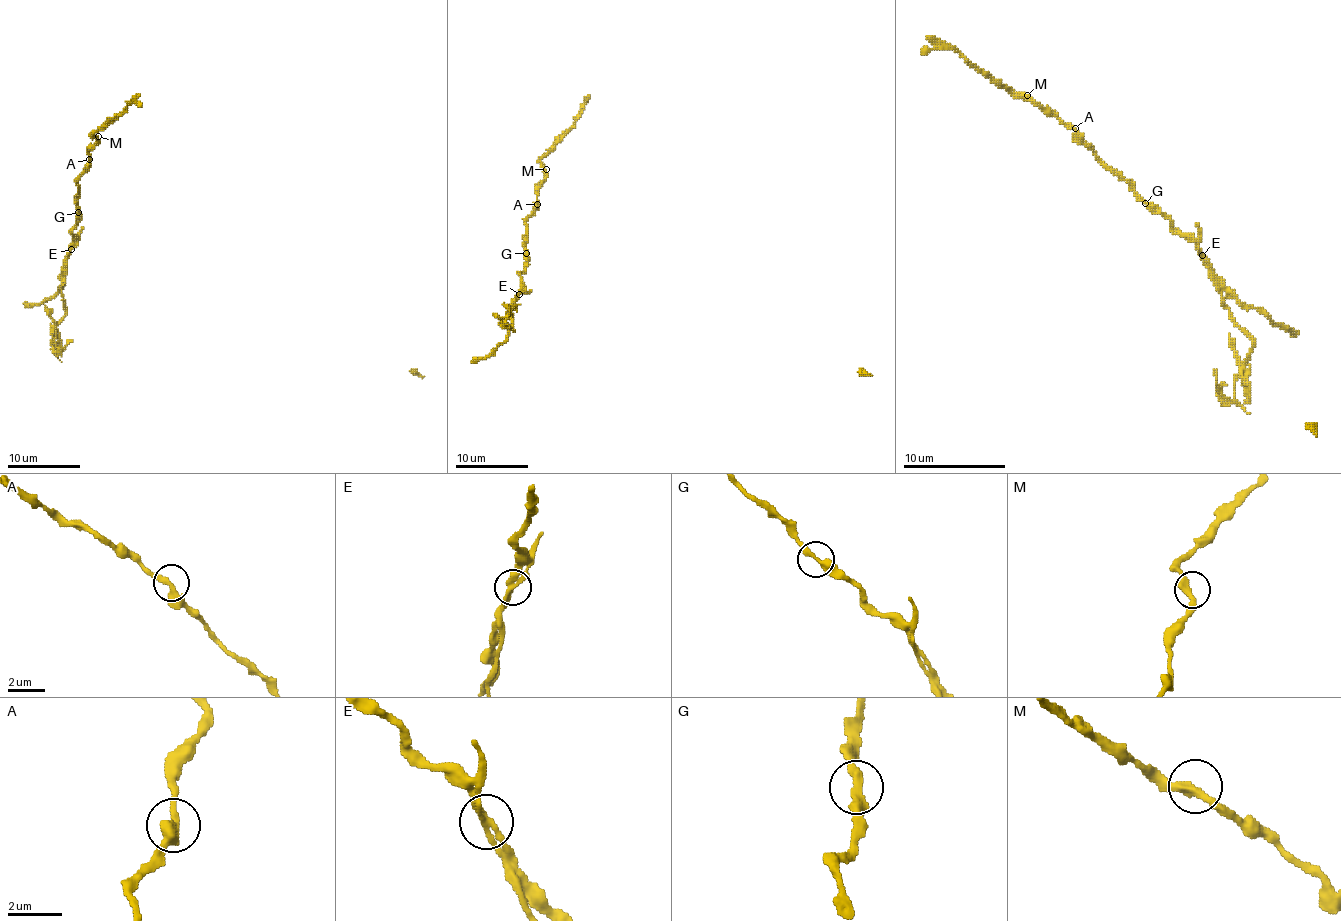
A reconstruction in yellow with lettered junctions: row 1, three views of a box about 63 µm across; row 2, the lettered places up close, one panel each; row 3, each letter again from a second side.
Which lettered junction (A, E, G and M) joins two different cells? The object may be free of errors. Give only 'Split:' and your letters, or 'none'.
Split: E

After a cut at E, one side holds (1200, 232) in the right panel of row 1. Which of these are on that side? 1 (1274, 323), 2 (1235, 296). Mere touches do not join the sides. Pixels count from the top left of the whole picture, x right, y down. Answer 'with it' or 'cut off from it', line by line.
1: cut off from it
2: cut off from it

